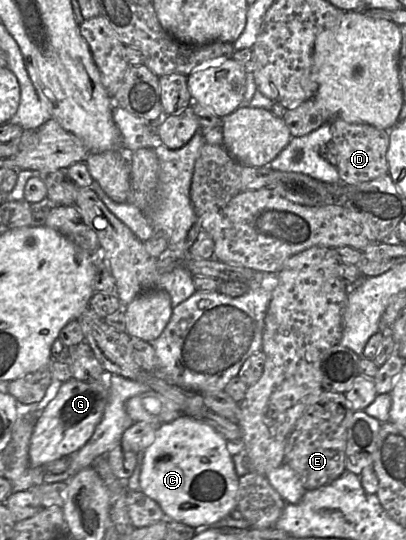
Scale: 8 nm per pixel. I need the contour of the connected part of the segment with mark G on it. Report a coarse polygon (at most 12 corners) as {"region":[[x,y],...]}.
{"region":[[103,381],[62,383],[35,421],[29,463],[82,448],[100,423]]}

